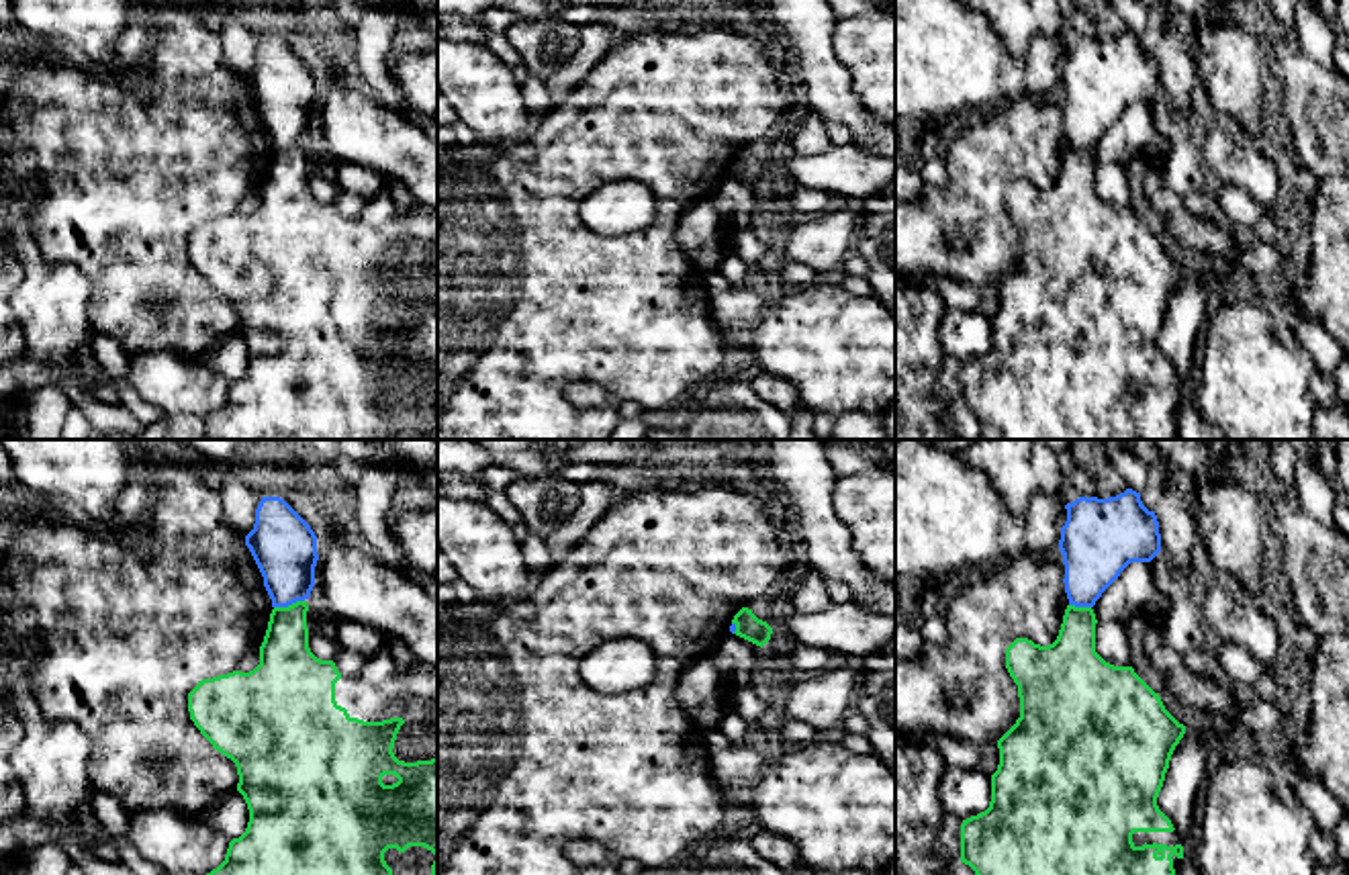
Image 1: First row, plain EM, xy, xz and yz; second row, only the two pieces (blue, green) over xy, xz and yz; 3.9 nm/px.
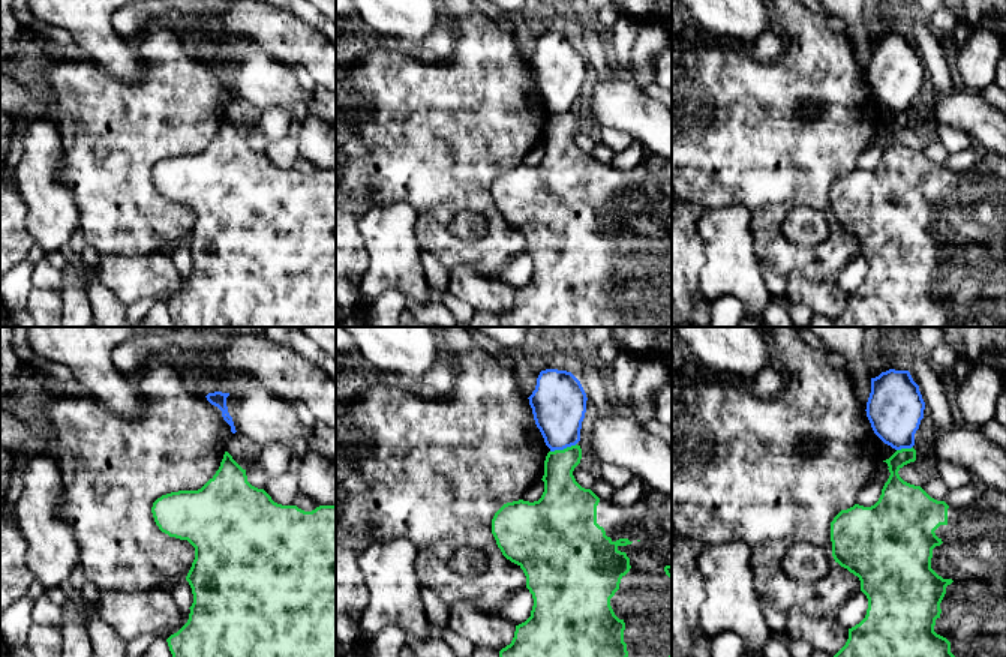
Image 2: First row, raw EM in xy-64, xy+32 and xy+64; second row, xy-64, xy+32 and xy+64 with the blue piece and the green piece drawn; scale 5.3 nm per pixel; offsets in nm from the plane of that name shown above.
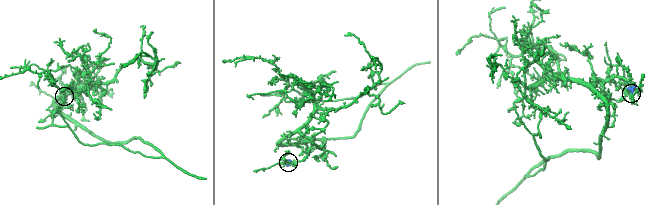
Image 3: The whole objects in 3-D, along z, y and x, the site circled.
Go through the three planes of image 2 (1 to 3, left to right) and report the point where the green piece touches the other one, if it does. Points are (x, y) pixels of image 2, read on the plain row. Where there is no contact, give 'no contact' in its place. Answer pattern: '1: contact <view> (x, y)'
1: no contact
2: contact xy+32 (562, 113)
3: contact xy+64 (904, 111)

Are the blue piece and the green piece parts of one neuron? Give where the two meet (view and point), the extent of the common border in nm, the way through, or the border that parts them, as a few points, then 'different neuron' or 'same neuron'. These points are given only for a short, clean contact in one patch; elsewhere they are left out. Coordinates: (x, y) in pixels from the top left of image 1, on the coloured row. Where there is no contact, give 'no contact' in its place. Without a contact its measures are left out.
xy (289, 604) | 120 nm | along xy (303, 600), (274, 608) | different neuron

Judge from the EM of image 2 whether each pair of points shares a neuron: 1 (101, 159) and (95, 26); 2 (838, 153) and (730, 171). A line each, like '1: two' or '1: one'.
1: two
2: one

